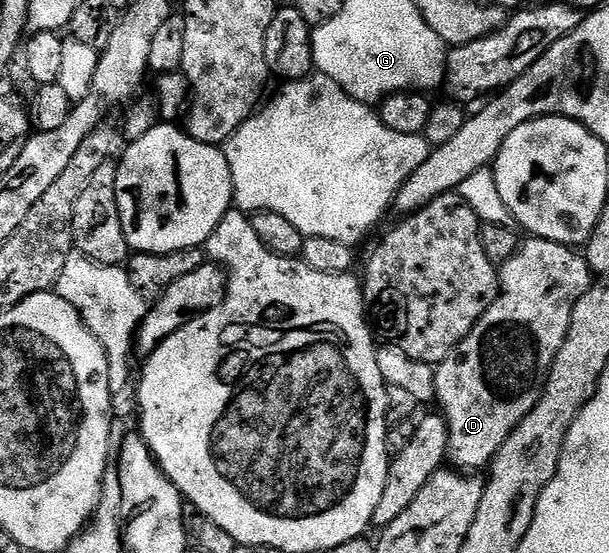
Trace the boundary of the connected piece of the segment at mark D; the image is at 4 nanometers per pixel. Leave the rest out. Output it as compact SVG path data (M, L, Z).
M526 237L514 254L499 266L497 298L468 336L442 362L436 363L433 375L433 394L442 402L439 410L449 425L447 458L458 471L484 471L499 448L503 448L507 436L511 436L531 408L535 408L545 377L573 323L577 302L590 285L589 266L576 249L542 238Z

